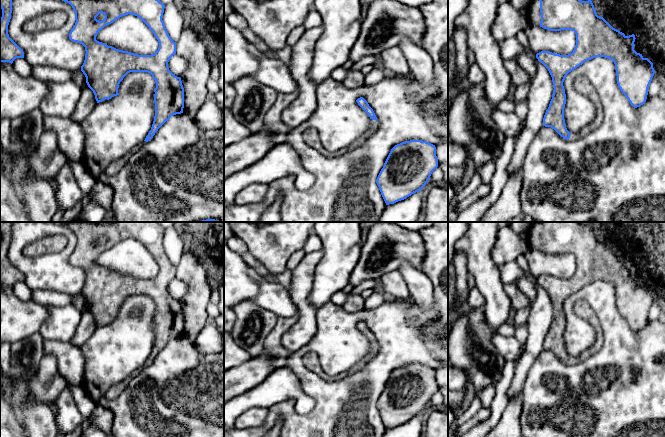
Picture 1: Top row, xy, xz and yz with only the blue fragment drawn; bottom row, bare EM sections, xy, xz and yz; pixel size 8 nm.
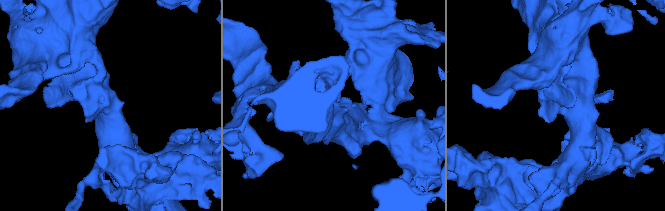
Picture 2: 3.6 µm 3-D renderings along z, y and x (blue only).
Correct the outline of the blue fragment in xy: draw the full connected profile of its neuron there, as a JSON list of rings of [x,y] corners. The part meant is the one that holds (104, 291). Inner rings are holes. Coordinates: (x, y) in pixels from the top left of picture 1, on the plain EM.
[[[55,222],[69,227],[75,236],[75,249],[69,257],[69,263],[85,271],[85,284],[81,295],[86,301],[88,311],[93,315],[97,327],[119,319],[118,312],[123,302],[130,296],[148,296],[156,306],[154,313],[155,340],[146,360],[150,365],[158,353],[171,340],[183,337],[184,312],[180,301],[175,300],[168,291],[170,282],[176,278],[176,266],[169,260],[162,244],[165,229],[157,222]],[[132,238],[139,241],[153,256],[159,266],[158,274],[151,279],[138,279],[116,273],[96,264],[96,260],[105,250],[122,240]]]

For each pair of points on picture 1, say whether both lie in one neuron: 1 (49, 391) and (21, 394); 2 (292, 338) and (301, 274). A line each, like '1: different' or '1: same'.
1: different
2: same

